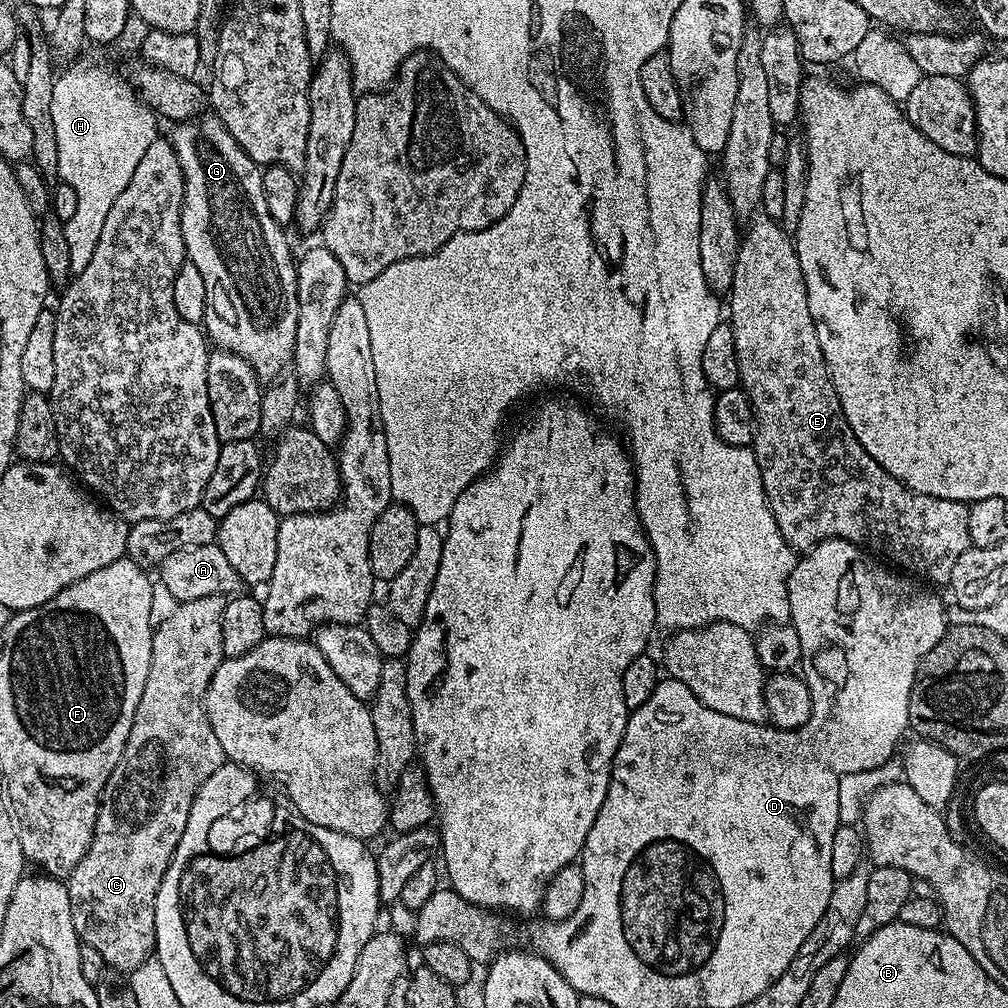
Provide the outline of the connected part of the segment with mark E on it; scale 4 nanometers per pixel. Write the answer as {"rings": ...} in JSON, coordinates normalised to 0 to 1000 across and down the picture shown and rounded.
{"rings":[[[757,212],[751,213],[750,216],[751,218],[743,226],[741,223],[736,230],[732,260],[728,260],[728,280],[726,287],[720,291],[720,313],[726,322],[728,343],[732,347],[733,384],[738,386],[742,398],[746,401],[748,428],[744,443],[752,454],[752,462],[756,470],[756,482],[760,486],[760,494],[764,506],[768,510],[768,518],[772,518],[772,526],[776,526],[776,534],[780,534],[782,541],[794,550],[804,547],[808,541],[816,536],[842,536],[844,540],[852,540],[854,544],[872,550],[878,557],[892,562],[898,568],[904,569],[922,580],[939,580],[944,574],[946,558],[950,558],[950,554],[954,554],[954,550],[962,542],[960,500],[955,496],[927,494],[914,488],[908,488],[896,480],[894,476],[883,471],[871,458],[867,458],[867,454],[863,454],[863,450],[859,450],[855,438],[851,438],[847,427],[843,427],[843,419],[839,419],[839,411],[835,407],[829,384],[821,370],[821,360],[817,357],[815,343],[812,343],[812,331],[808,323],[808,315],[804,315],[804,300],[800,292],[800,280],[796,272],[796,264],[792,260],[787,235],[779,230],[777,221],[763,218]]]}

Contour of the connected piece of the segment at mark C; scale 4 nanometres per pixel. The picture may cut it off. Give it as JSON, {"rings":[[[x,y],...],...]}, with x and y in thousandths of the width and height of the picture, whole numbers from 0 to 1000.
{"rings":[[[205,591],[192,593],[176,598],[173,609],[165,613],[165,617],[154,620],[151,629],[151,648],[149,649],[149,669],[145,669],[145,681],[141,681],[141,692],[137,692],[137,704],[133,708],[133,720],[129,724],[129,732],[125,736],[125,744],[121,744],[121,752],[117,752],[117,760],[107,773],[103,782],[103,792],[99,795],[97,812],[93,819],[93,827],[81,855],[73,859],[73,863],[65,870],[67,886],[69,887],[69,911],[73,911],[73,923],[77,927],[80,937],[93,938],[97,946],[101,946],[104,957],[116,964],[129,966],[141,954],[145,954],[152,947],[155,938],[155,924],[153,923],[153,899],[157,891],[157,879],[161,879],[161,871],[171,854],[173,843],[177,843],[177,835],[181,835],[181,827],[185,823],[185,812],[188,812],[188,800],[204,772],[216,764],[224,756],[220,739],[212,728],[212,720],[208,720],[208,712],[204,708],[202,693],[208,681],[208,673],[212,673],[212,665],[224,654],[220,645],[220,609],[224,598],[222,591]]]}

